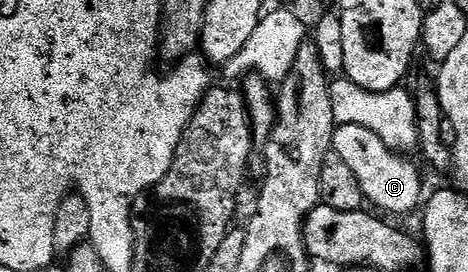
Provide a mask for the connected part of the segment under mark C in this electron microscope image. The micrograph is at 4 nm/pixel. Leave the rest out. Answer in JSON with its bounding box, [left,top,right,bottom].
[332,124,423,217]

